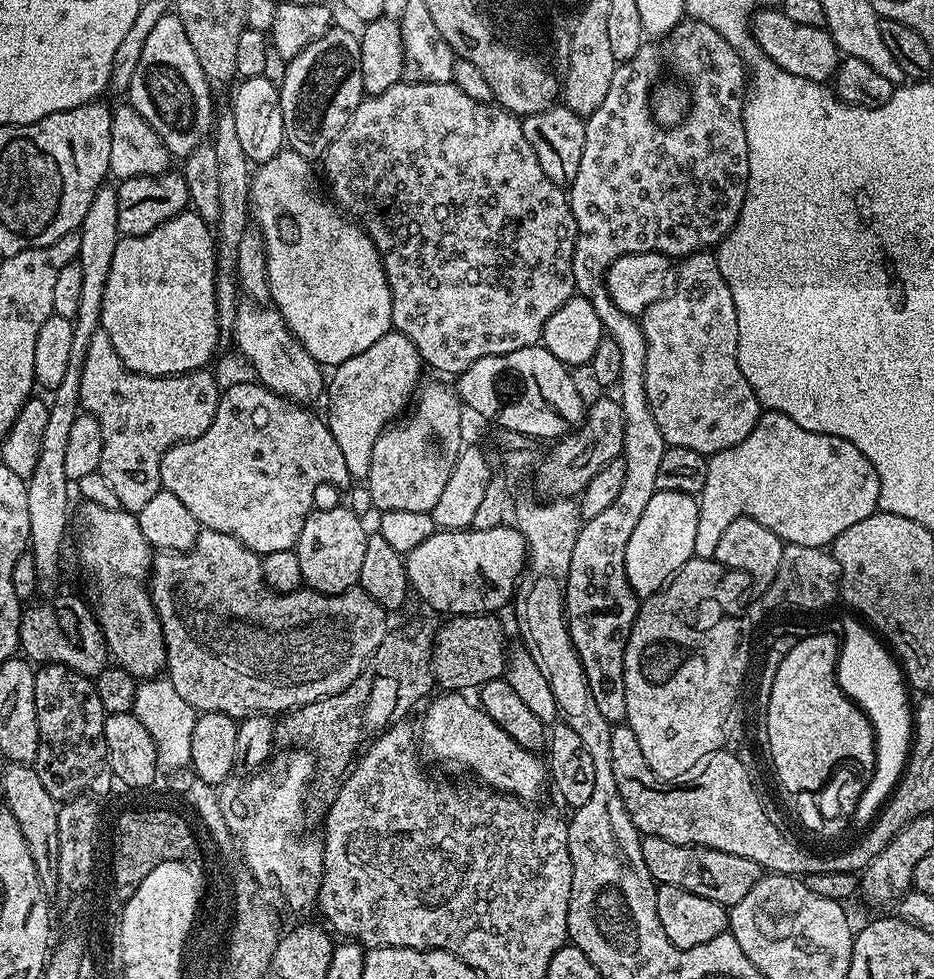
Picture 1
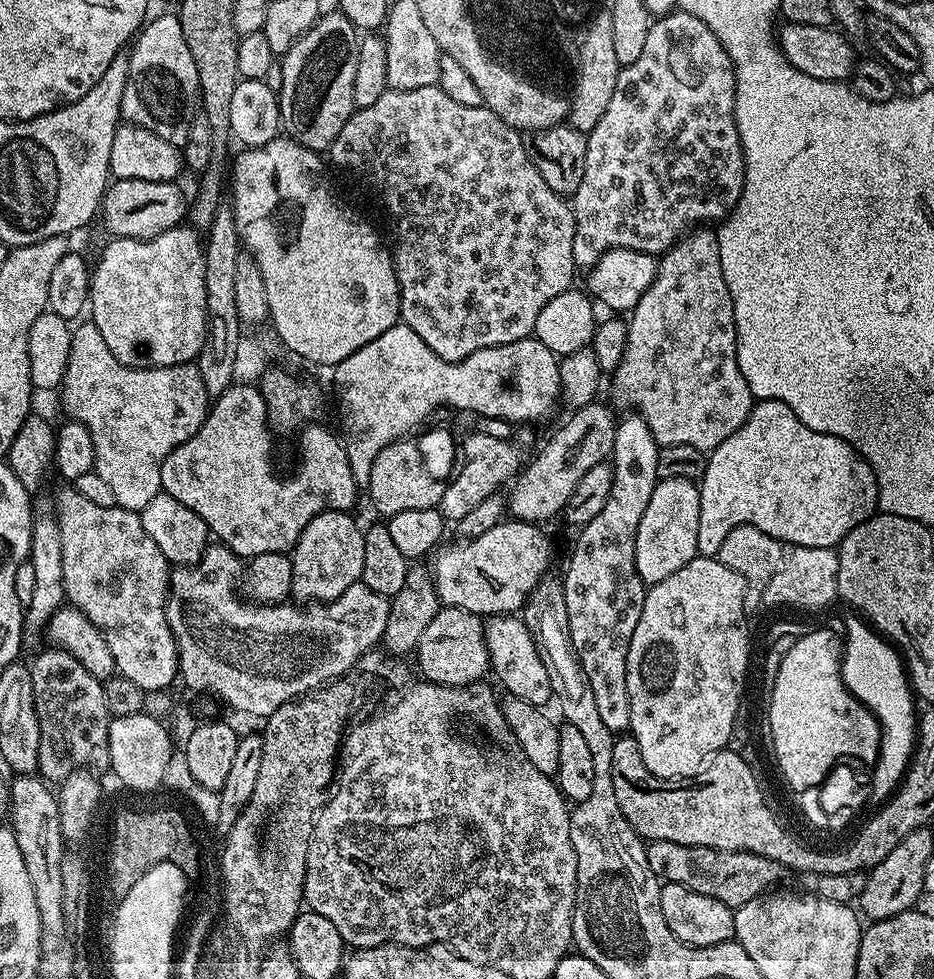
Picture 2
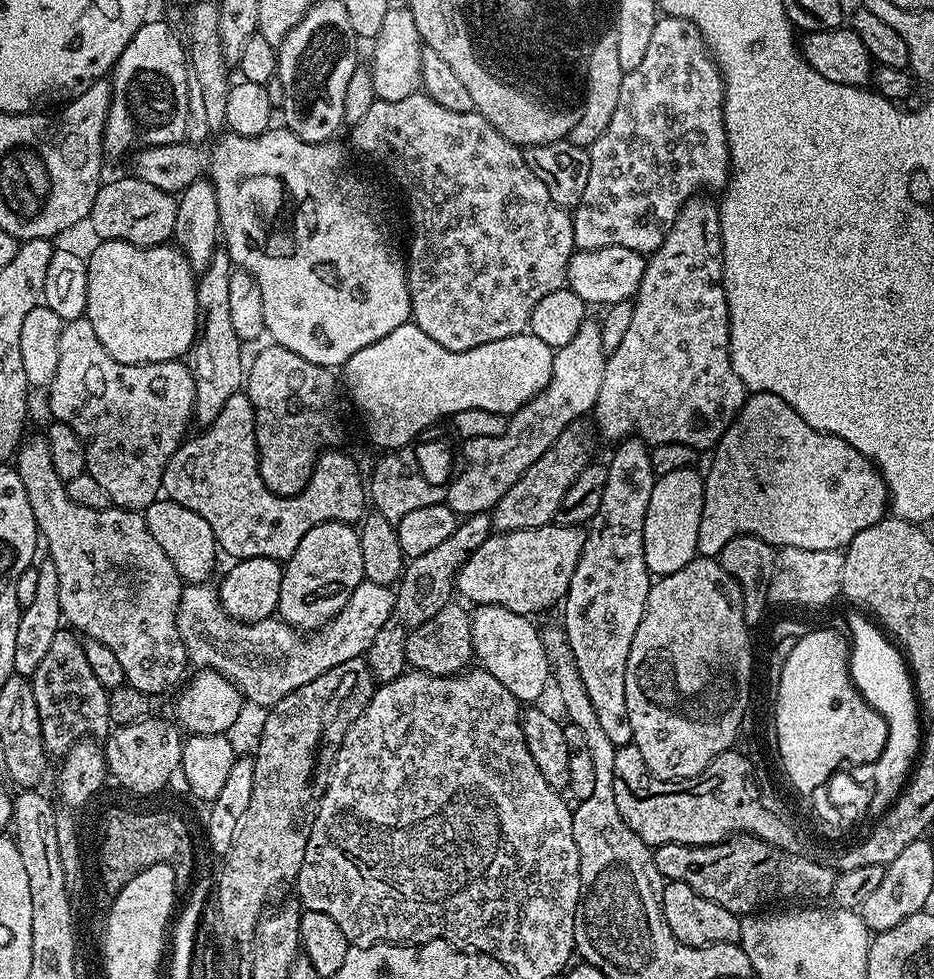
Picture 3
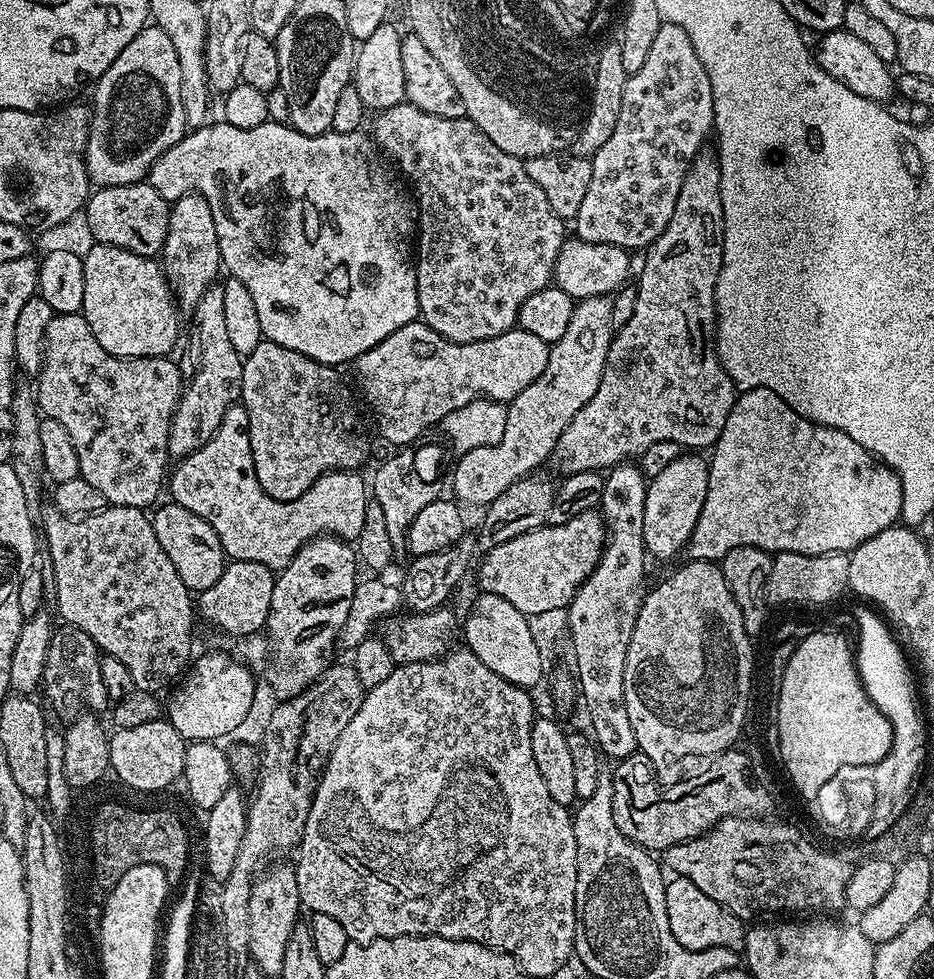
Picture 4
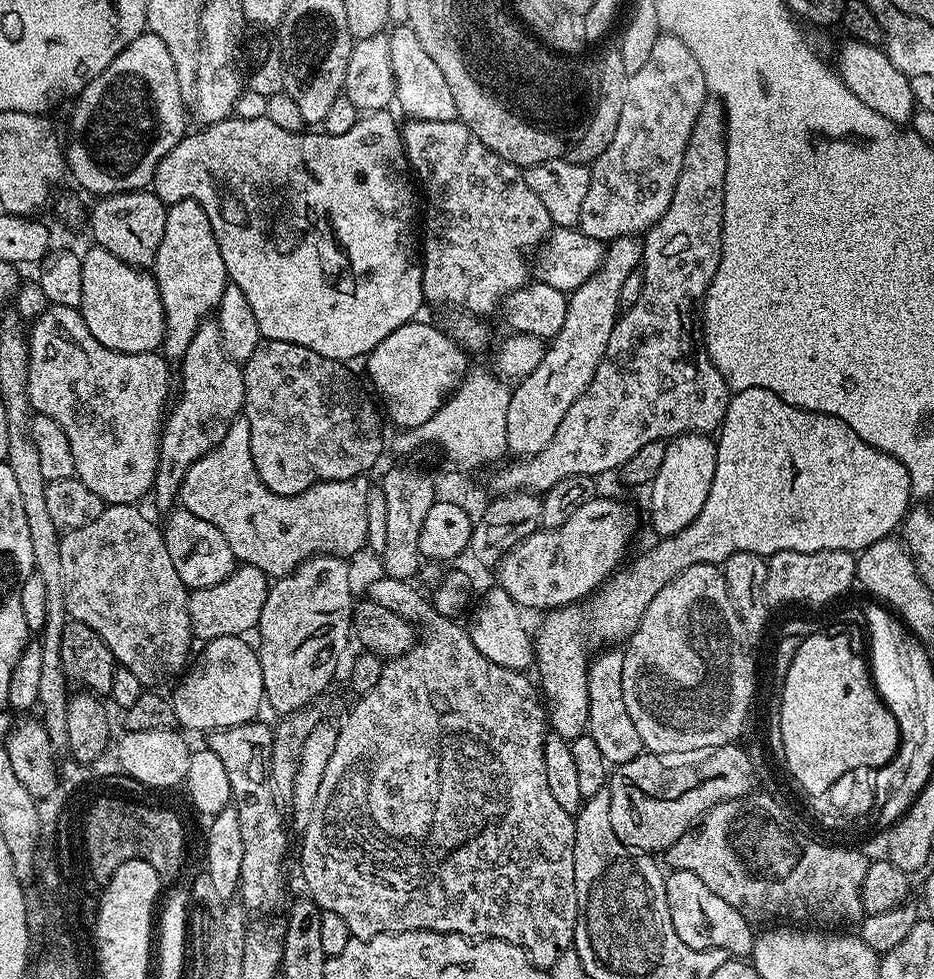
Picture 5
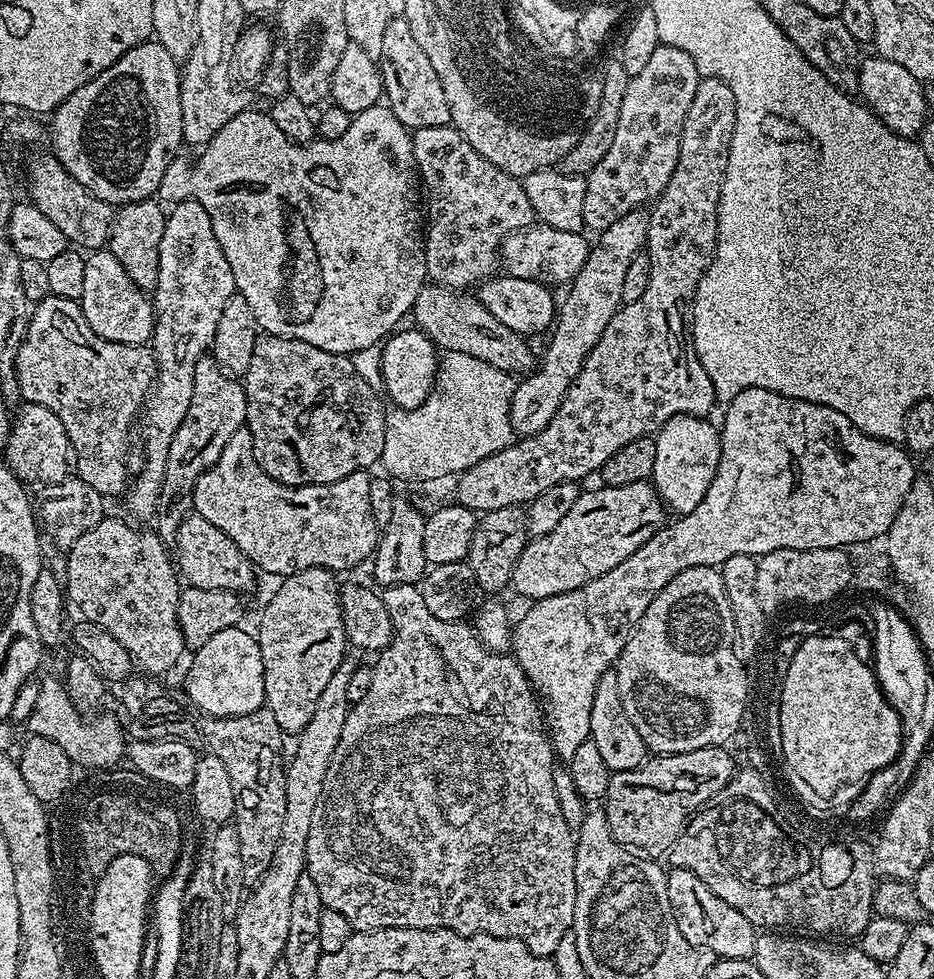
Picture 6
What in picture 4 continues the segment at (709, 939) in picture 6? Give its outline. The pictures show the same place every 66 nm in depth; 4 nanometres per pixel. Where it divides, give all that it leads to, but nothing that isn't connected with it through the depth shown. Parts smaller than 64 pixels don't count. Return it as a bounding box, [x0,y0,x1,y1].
[664,876,745,950]

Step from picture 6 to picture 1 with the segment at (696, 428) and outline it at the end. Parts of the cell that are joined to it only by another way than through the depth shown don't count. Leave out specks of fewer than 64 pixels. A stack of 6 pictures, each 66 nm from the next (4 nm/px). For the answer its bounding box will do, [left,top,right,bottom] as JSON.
[626,489,700,598]

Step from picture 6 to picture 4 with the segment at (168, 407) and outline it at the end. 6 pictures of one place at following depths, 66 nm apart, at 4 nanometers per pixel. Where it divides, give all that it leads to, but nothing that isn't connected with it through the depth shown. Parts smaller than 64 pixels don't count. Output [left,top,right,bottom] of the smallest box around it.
[162,196,221,310]

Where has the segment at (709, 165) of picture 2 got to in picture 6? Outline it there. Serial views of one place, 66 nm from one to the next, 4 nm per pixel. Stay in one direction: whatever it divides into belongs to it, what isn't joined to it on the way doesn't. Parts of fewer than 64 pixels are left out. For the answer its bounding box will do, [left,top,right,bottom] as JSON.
[582,43,701,234]

